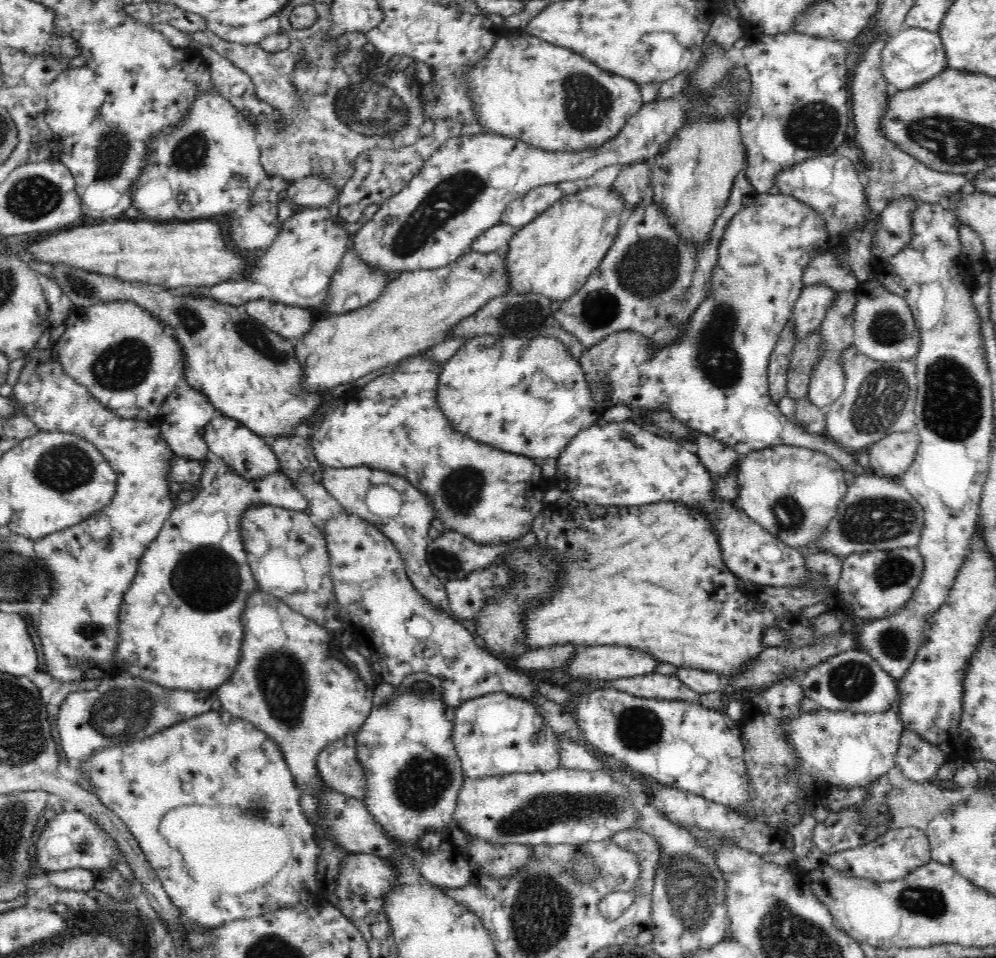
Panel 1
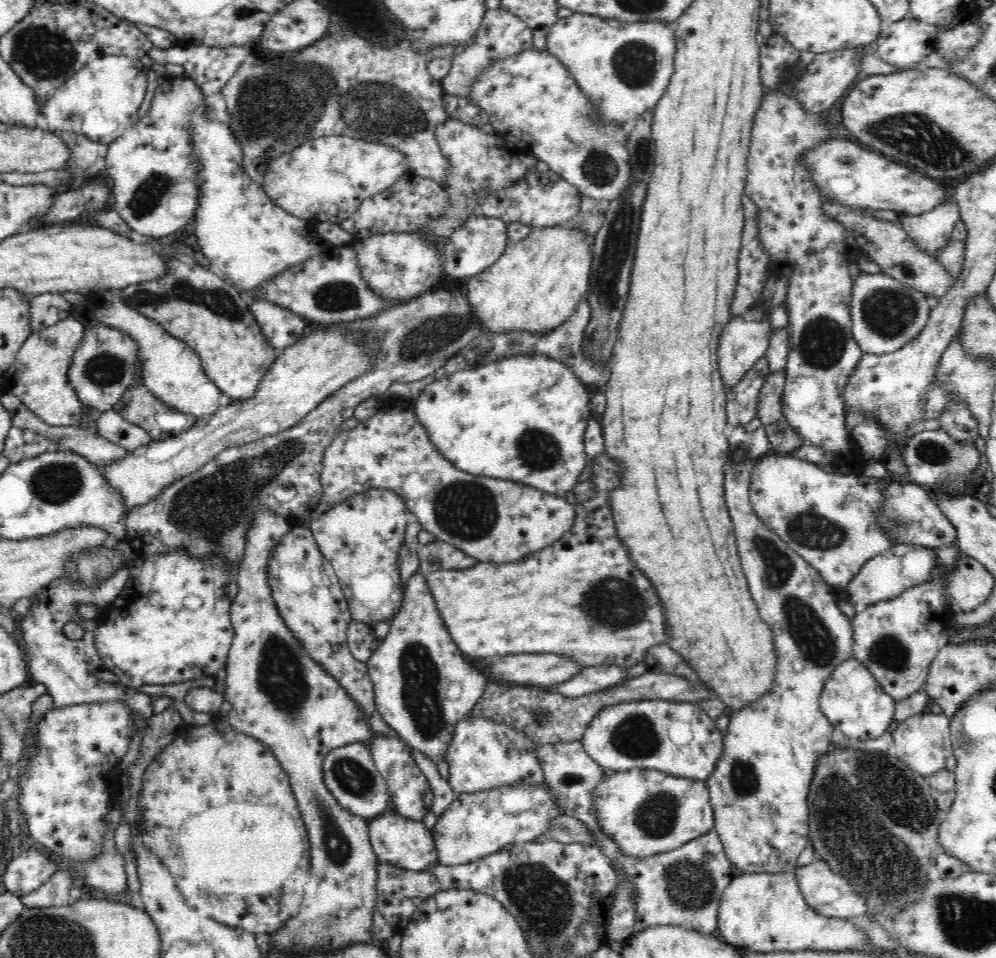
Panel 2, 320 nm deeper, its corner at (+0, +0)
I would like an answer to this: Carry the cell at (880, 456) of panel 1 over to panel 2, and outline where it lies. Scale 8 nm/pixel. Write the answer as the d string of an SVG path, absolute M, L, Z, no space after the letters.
M924 430L914 435L907 442L902 459L906 465L906 471L912 482L931 488L942 482L964 482L964 478L978 468L980 464L980 450L975 444L959 444L946 431Z

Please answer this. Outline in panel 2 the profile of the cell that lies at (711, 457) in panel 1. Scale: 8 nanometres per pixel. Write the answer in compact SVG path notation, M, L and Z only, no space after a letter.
M746 460L744 462L728 462L724 472L724 498L729 509L730 517L734 523L735 537L737 540L737 551L740 555L741 565L747 578L747 583L759 608L759 615L762 620L770 626L774 633L774 647L777 651L778 664L776 664L776 680L774 686L770 688L770 692L766 692L766 696L762 696L760 700L754 700L752 704L746 705L746 708L738 710L738 712L730 713L730 724L728 725L723 740L722 754L717 758L714 770L705 781L709 788L709 797L712 808L714 809L714 826L713 829L719 834L722 841L724 851L728 861L734 867L740 869L745 874L755 873L786 873L793 872L797 868L798 856L806 848L809 838L809 788L813 781L817 758L823 755L831 748L833 724L826 718L821 711L819 698L826 684L826 680L830 678L830 674L834 669L842 664L842 661L853 657L853 632L851 621L840 611L838 602L834 600L831 594L832 587L821 577L821 574L810 566L797 552L794 552L774 531L764 528L764 524L760 518L754 513L753 507L749 499L750 484L752 470L754 470L754 461Z

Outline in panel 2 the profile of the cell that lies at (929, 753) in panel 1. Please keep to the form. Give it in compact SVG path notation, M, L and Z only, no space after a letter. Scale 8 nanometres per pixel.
M936 708L923 710L919 714L914 714L903 721L899 721L896 730L893 730L891 735L894 744L891 752L904 761L912 770L925 777L930 777L939 770L946 768L946 758L953 754L953 744L949 733L949 718Z

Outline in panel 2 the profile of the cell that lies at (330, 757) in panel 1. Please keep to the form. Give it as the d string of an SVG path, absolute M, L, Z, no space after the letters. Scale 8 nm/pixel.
M350 743L334 748L324 757L322 768L327 789L348 812L371 820L391 810L391 794L367 744Z

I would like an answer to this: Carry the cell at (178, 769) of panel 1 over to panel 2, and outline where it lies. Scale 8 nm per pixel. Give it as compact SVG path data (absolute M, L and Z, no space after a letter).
M223 720L219 722L212 721L209 724L199 727L188 726L181 727L177 732L174 740L162 748L157 757L149 764L143 774L142 789L139 799L142 799L142 839L148 842L148 847L153 850L159 860L166 866L167 872L173 876L174 881L188 900L188 906L195 908L201 912L205 912L208 916L220 922L222 926L234 928L234 930L244 930L250 934L272 934L278 931L284 925L288 918L298 914L300 904L302 904L302 896L304 896L305 885L311 878L310 876L310 856L311 850L308 846L308 854L306 854L306 846L302 844L304 838L300 834L300 830L306 832L306 827L300 812L297 800L295 799L288 773L282 768L279 760L274 756L270 747L262 744L253 736L238 732Z

